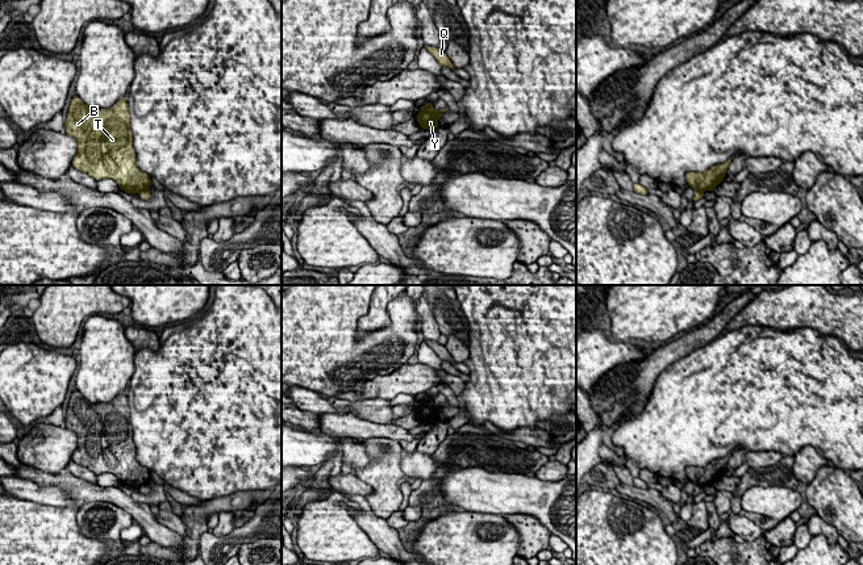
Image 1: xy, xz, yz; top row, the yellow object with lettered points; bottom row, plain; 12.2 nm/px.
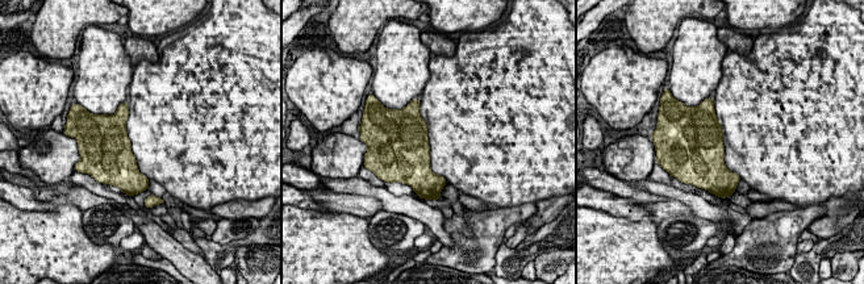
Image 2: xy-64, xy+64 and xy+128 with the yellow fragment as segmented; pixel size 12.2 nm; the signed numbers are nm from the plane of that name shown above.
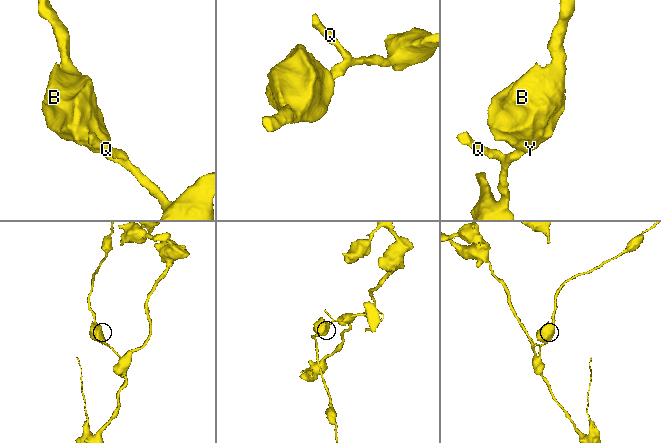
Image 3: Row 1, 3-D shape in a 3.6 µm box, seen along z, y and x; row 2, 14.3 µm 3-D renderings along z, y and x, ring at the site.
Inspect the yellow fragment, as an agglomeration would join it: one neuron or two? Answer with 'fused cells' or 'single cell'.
fused cells

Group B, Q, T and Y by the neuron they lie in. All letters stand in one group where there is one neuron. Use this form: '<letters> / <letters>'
B T Y / Q

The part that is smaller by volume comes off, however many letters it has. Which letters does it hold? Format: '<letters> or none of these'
B, T, Y

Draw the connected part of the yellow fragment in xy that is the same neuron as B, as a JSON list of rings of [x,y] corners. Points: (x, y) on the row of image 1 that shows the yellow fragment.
[[[76,95],[70,101],[64,129],[76,139],[74,168],[95,180],[112,179],[132,194],[151,187],[150,176],[137,167],[126,99],[112,108],[92,109]]]

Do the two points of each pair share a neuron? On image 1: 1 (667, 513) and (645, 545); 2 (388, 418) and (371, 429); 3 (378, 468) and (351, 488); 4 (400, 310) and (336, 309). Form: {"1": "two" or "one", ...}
{"1": "two", "2": "two", "3": "two", "4": "one"}

